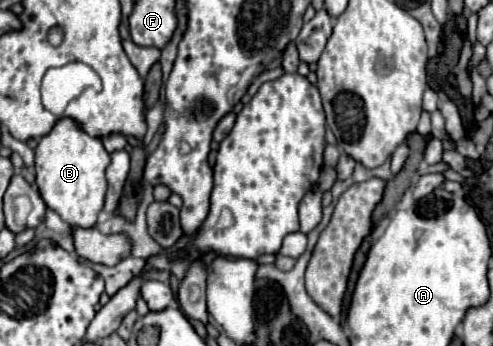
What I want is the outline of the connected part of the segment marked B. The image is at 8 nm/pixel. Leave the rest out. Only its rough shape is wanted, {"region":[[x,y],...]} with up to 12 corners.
{"region":[[72,119],[36,151],[44,203],[94,227],[110,155]]}

